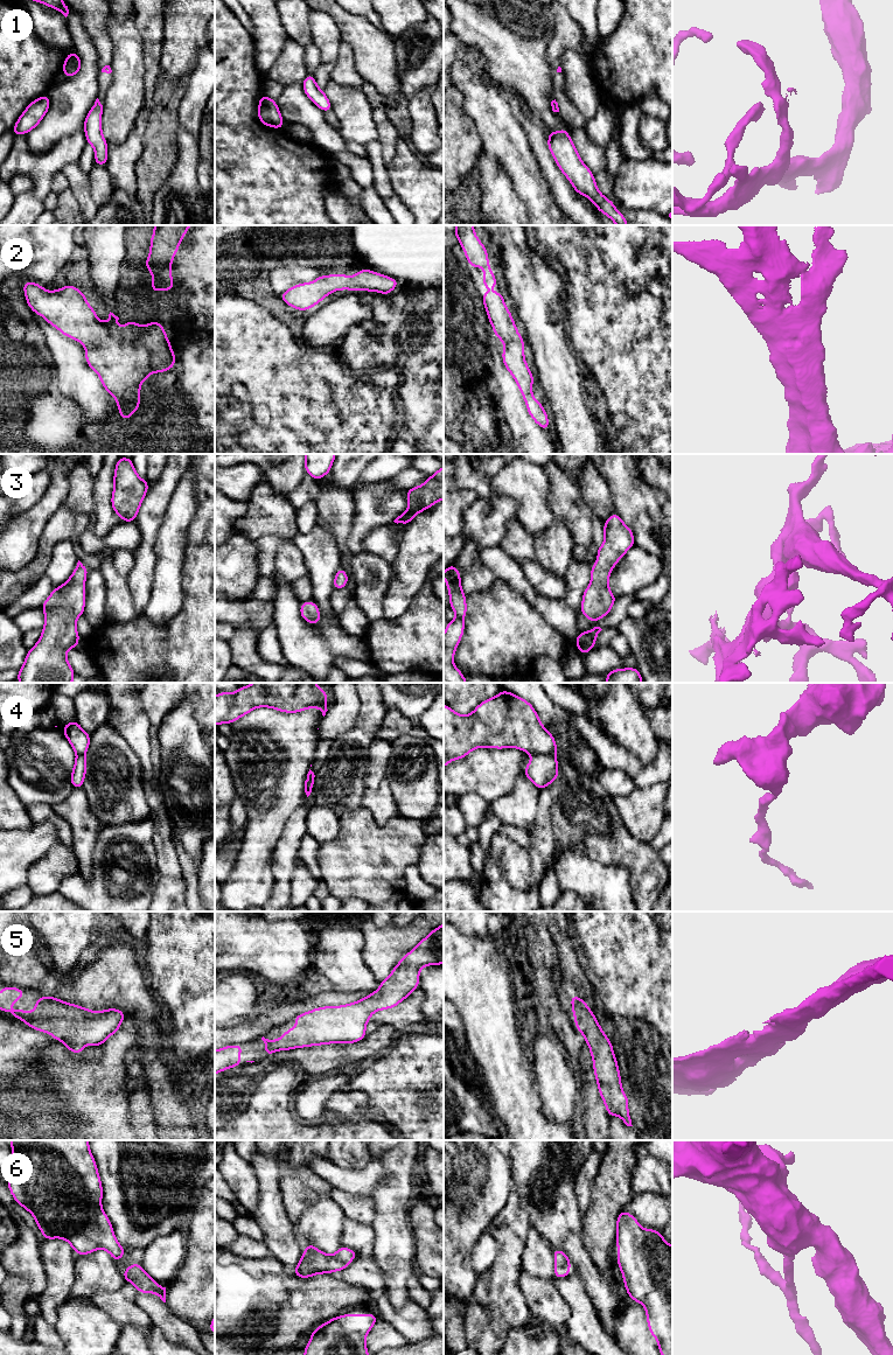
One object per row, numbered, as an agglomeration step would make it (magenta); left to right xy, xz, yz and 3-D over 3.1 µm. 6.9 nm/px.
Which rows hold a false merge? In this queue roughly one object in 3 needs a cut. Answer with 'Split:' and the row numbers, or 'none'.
Split: 1, 4

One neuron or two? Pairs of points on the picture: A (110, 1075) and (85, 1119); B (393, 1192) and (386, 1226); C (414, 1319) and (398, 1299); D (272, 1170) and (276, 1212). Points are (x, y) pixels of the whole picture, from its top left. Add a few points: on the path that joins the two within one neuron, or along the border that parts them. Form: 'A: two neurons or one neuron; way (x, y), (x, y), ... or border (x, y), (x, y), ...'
A: one neuron; way (103, 1085), (97, 1095), (96, 1109)
B: one neuron; way (392, 1200), (391, 1217)
C: two neurons; border (384, 1293), (395, 1307), (400, 1307), (409, 1299)
D: one neuron; way (271, 1180), (271, 1201)

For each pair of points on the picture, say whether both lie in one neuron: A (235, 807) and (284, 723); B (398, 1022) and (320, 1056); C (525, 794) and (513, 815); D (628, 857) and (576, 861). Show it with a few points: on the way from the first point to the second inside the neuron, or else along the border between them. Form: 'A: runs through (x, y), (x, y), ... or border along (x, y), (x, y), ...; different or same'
A: border along (237, 794), (246, 811), (245, 825); different
B: border along (390, 1025), (396, 1029); different
C: runs through (523, 798), (515, 810); same
D: border along (569, 850), (580, 849), (592, 859), (621, 866); different

